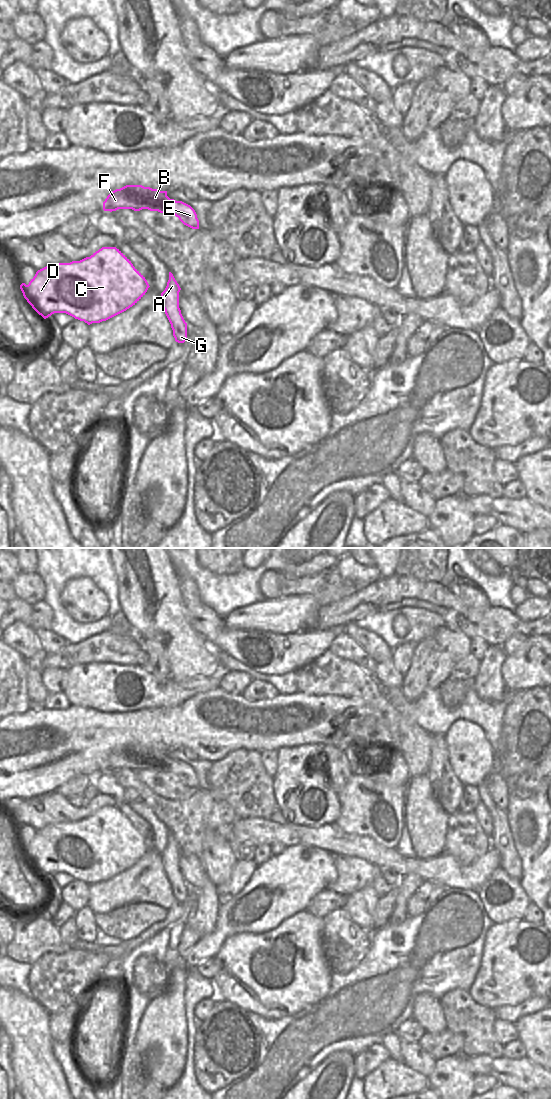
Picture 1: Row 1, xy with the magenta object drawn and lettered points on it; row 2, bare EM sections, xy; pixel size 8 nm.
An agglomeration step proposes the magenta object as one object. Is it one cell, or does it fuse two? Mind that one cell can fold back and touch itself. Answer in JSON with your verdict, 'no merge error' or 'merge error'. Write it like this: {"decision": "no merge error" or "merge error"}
{"decision": "no merge error"}

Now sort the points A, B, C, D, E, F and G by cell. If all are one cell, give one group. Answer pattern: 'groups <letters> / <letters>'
groups A B C D E F G

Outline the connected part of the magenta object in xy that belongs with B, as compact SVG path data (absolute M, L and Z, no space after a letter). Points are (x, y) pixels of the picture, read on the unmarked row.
M126 745L112 751L103 762L104 771L148 769L160 773L172 773L186 786L199 789L199 780L195 770L182 761L170 759L167 751L160 751L142 745Z

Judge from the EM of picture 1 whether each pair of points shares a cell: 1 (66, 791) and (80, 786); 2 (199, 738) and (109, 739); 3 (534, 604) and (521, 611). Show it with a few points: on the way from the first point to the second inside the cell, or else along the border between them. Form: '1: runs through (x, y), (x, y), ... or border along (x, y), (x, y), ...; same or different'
1: runs through (69, 789), (77, 786); same
2: runs through (177, 733), (131, 733); same
3: runs through (531, 607), (524, 611); same

